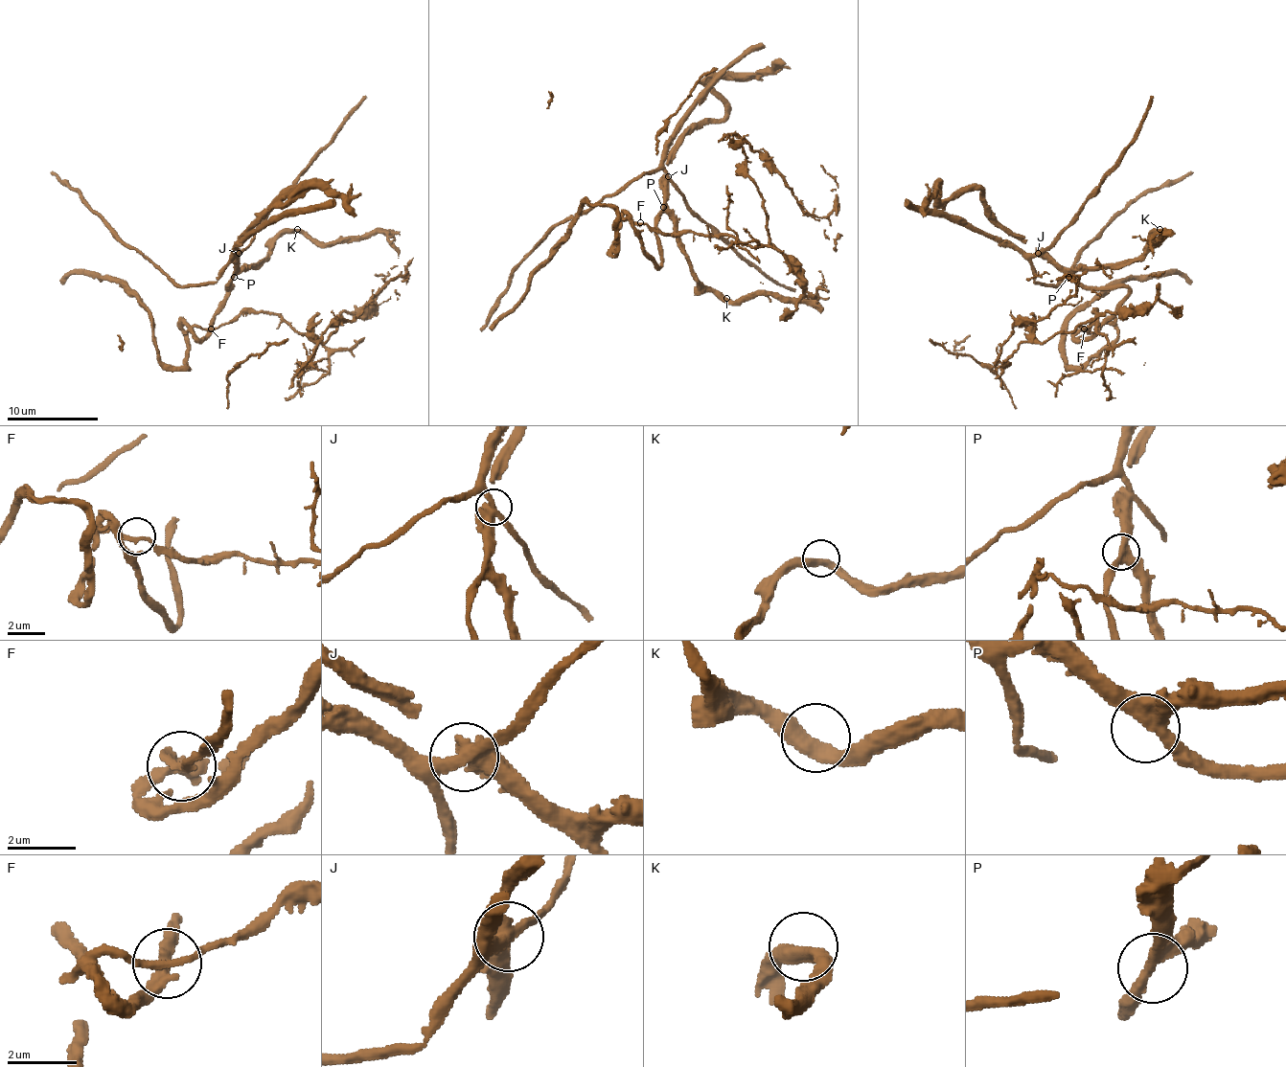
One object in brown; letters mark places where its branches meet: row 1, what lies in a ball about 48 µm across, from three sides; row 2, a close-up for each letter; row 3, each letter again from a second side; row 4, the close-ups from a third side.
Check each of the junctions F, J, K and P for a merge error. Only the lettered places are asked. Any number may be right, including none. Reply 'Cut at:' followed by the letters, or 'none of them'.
Cut at: J

